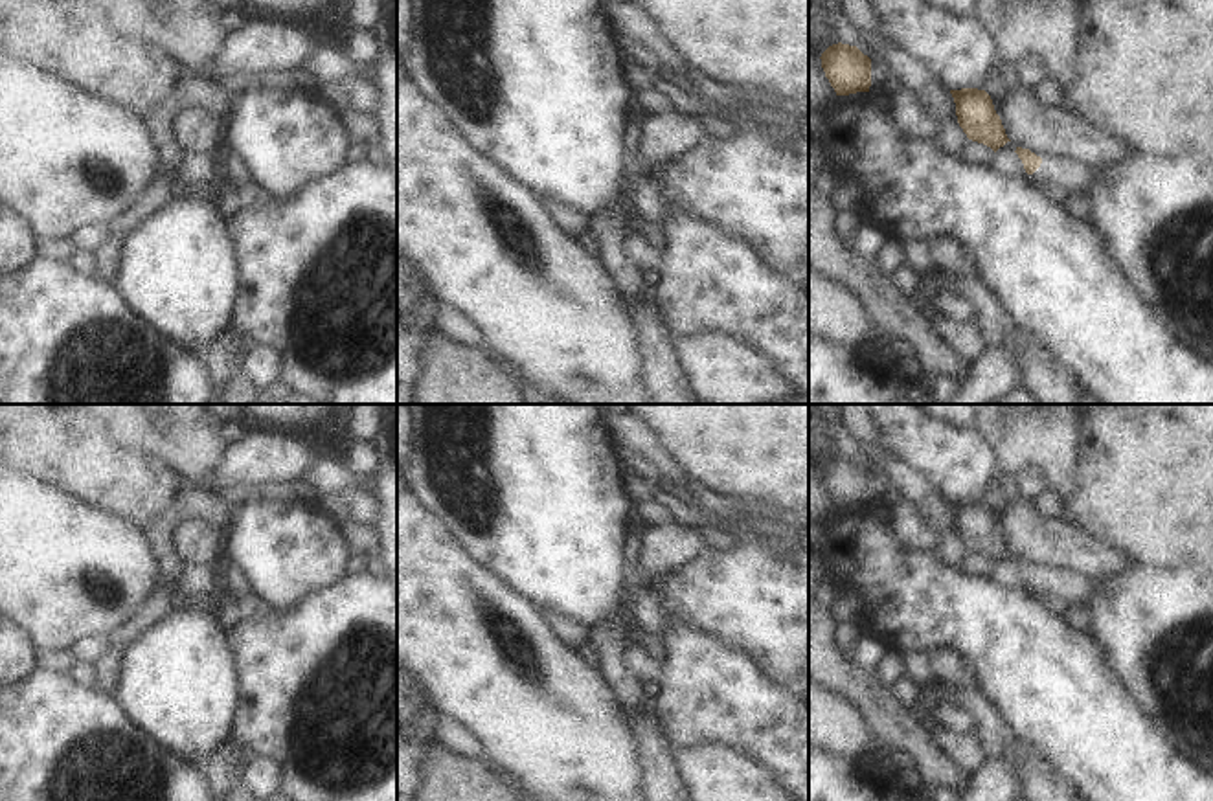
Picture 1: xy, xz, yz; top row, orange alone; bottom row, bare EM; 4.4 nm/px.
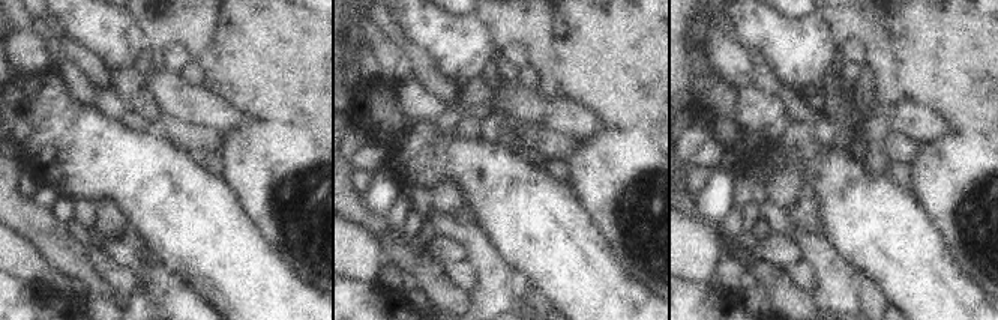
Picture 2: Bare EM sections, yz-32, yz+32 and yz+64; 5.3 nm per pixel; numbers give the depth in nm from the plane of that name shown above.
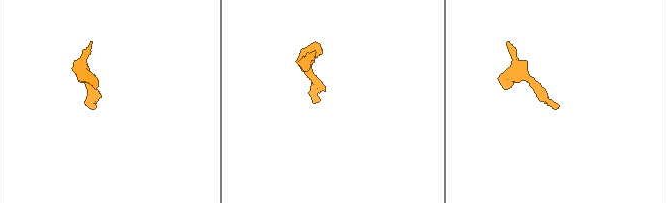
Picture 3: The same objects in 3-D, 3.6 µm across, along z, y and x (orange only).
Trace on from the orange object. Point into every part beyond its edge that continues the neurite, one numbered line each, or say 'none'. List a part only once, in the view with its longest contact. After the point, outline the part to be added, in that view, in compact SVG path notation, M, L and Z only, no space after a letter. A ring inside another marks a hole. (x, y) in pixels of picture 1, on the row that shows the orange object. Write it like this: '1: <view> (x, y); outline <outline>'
1: yz (1057, 175); outline M1048 156L1040 167L1031 175L1031 180L1040 189L1064 197L1070 193L1084 193L1092 176L1092 169L1077 160L1062 156Z

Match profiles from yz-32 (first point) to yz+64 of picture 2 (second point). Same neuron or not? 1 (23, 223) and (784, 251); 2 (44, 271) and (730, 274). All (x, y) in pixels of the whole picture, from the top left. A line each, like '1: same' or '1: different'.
1: different
2: different

